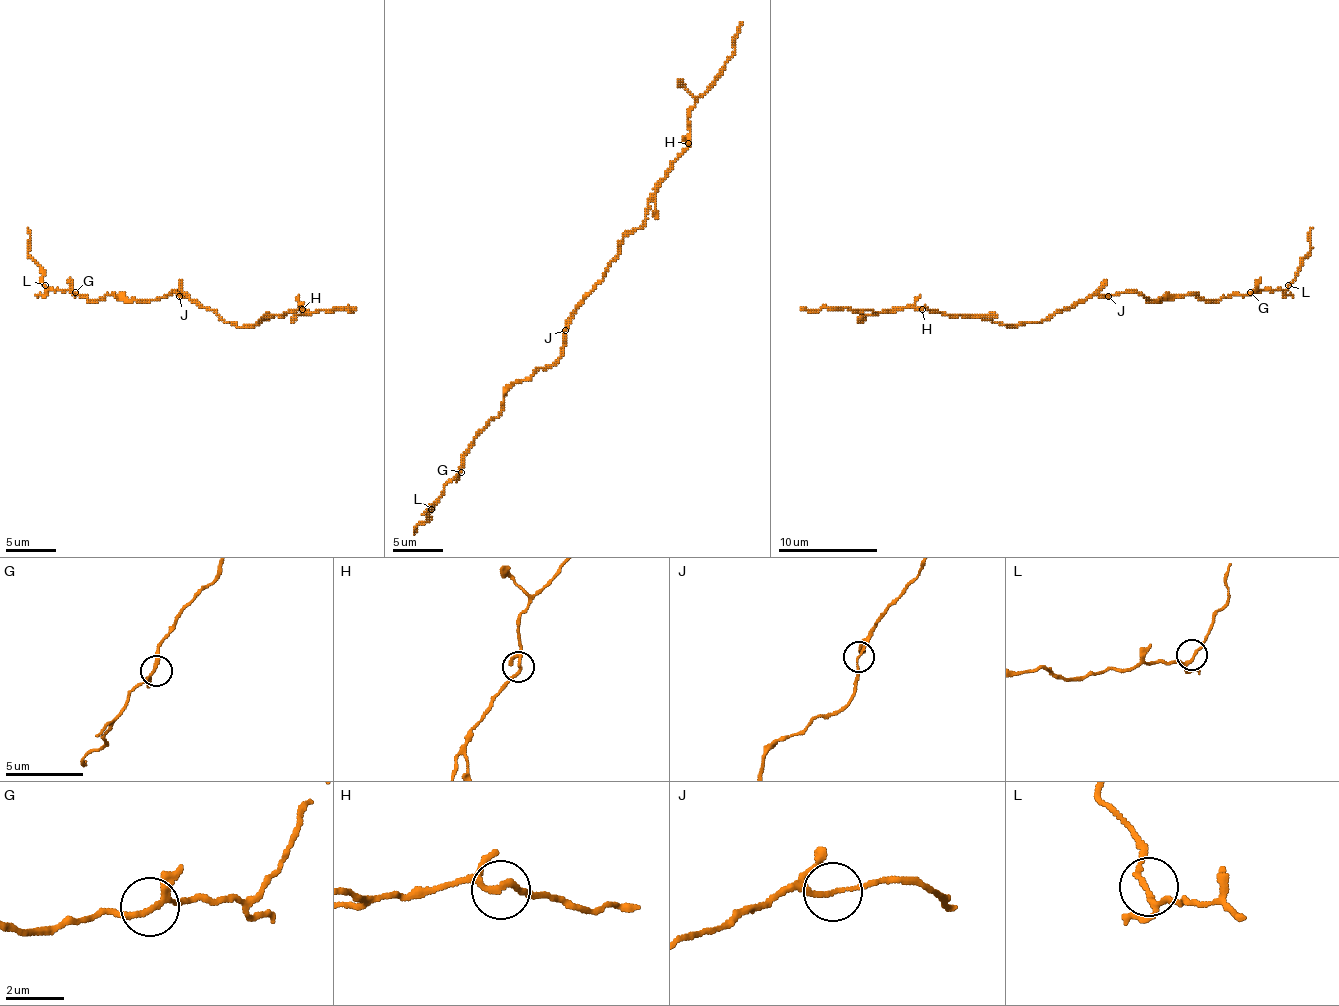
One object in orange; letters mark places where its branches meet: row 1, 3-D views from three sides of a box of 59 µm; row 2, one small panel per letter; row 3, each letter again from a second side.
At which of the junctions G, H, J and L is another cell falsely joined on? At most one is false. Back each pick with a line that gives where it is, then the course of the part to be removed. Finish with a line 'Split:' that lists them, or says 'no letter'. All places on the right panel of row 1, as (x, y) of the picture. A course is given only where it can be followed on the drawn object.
Split: no letter

